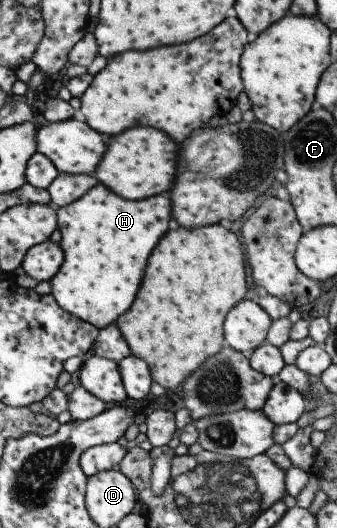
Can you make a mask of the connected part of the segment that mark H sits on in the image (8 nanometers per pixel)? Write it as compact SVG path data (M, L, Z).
M103 184L92 188L79 200L57 209L61 241L65 253L65 262L53 277L52 293L57 302L68 313L90 322L93 326L106 329L115 324L126 313L138 297L141 282L146 277L149 258L154 253L159 239L173 224L173 204L169 194L161 193L143 200L126 199Z

